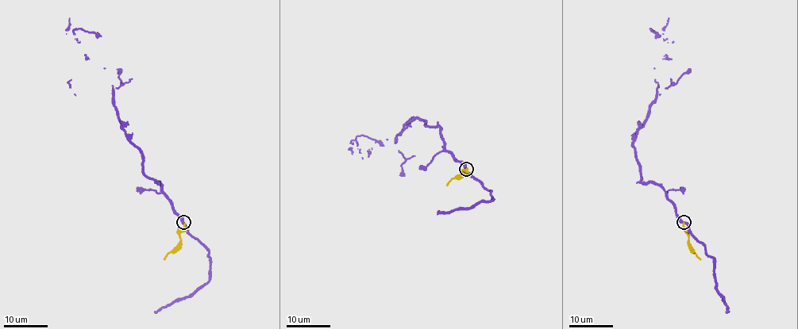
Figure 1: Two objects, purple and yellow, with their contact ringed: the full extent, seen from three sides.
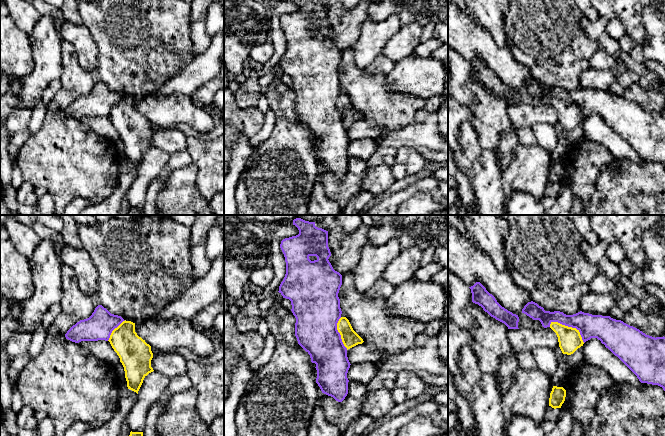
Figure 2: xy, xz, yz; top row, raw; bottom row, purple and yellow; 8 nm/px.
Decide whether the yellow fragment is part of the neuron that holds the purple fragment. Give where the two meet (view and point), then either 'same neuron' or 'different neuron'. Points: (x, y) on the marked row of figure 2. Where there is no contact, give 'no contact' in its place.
yz (570, 326) | different neuron

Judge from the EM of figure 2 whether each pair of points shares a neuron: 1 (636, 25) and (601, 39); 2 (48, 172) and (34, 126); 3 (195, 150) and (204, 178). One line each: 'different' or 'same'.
1: different
2: different
3: same

